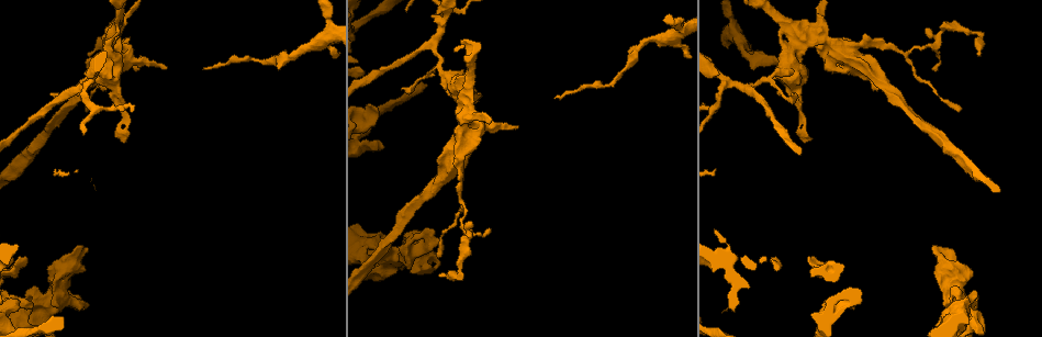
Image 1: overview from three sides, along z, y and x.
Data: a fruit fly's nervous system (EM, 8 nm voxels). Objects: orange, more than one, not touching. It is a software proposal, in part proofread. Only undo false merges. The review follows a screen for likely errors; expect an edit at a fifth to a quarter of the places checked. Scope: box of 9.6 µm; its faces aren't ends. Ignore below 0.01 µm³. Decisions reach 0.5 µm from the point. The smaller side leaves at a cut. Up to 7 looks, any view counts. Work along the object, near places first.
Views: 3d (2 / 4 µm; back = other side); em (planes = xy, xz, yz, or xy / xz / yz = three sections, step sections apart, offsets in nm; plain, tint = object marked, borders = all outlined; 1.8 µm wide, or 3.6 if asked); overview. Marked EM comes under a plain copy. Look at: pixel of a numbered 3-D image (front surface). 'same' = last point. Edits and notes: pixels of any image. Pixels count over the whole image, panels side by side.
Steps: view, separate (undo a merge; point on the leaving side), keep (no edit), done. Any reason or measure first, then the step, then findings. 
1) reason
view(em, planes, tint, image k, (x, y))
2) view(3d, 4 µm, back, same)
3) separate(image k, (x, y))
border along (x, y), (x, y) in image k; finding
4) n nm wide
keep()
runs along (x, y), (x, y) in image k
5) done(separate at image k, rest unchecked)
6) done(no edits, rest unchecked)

looks like a crossing
view(3d, 4 µm, image 1, (110, 34))

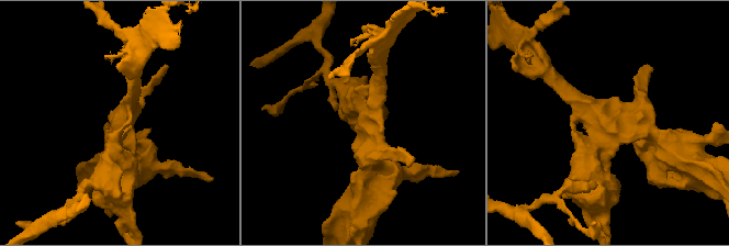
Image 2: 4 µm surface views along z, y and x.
view(em, planes, tint, image 2, (366, 134))

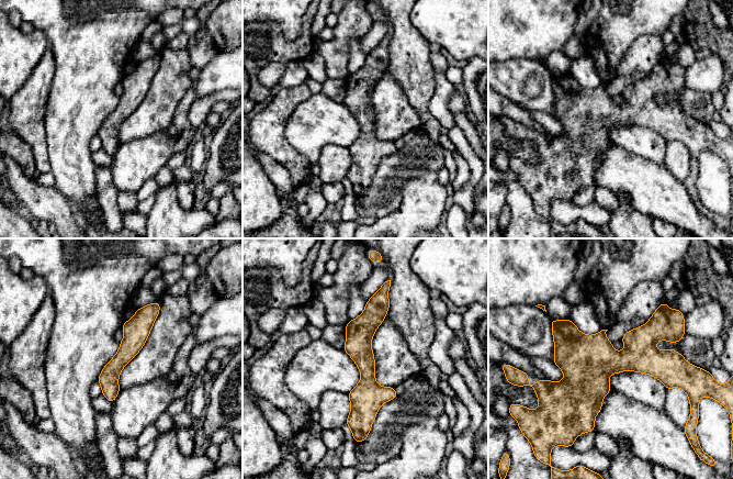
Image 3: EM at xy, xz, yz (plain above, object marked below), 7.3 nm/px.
keep()
runs along (378, 297), (363, 327), (360, 427) in image 3; continuous, no second cell

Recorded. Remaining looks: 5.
view(3d, 2 µm, image 1, (465, 231))

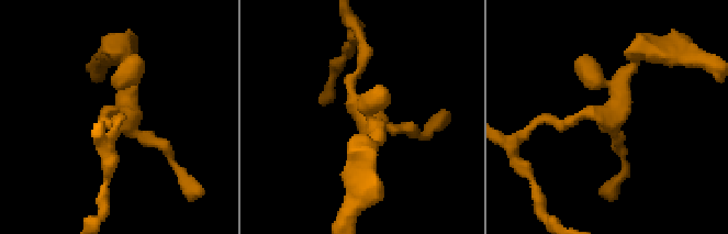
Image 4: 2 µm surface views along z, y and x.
need the tissue
view(em, xy, step 8, tint, image 4, (124, 97))

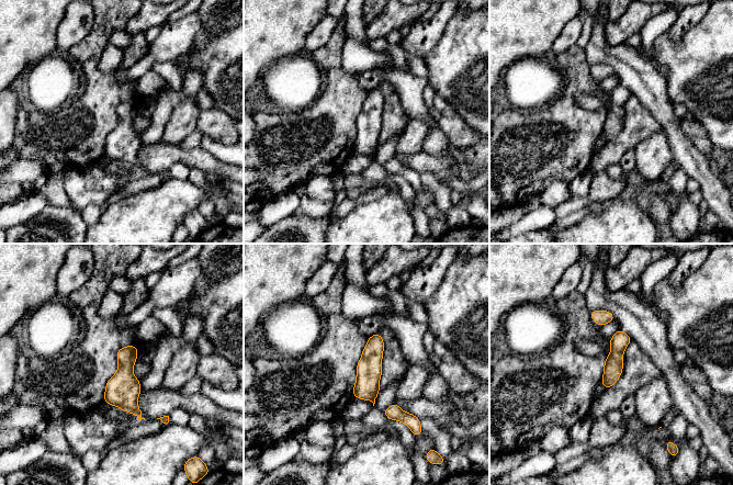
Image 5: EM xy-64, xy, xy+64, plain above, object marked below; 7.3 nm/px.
another direction
view(em, planes, borders, same)

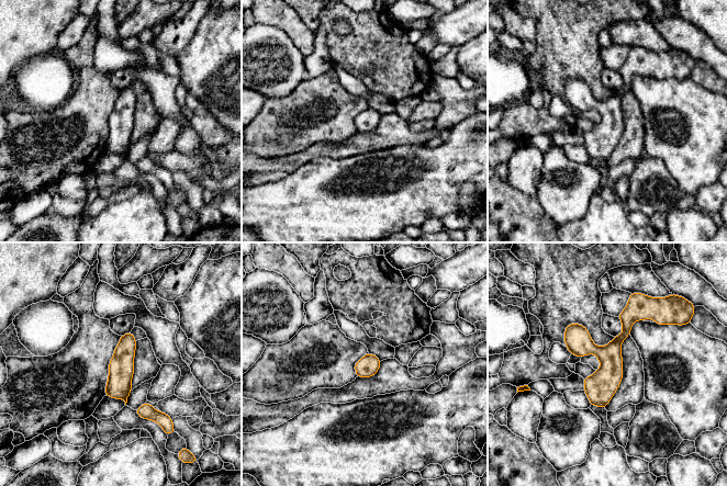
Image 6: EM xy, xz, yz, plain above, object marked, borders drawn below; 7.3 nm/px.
keep()
runs along (634, 304), (594, 403) in image 6; continuous, no second cell

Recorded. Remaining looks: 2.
four-way junction
view(em, yz, step 16, tint, image 1, (396, 259))

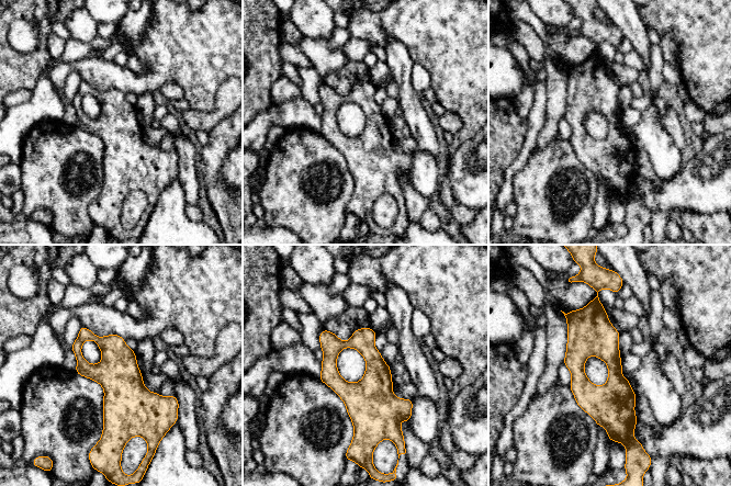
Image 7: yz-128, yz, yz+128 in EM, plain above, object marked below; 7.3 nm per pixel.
view(em, planes, tint, same)

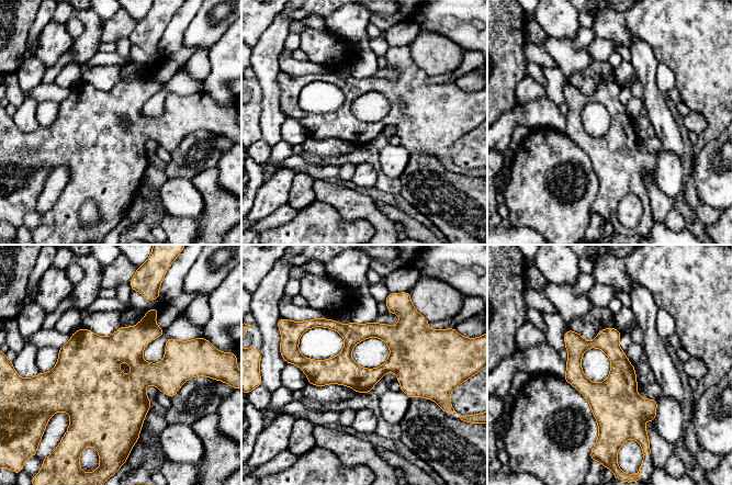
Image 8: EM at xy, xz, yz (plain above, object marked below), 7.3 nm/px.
keep()
runs along (299, 362), (350, 374), (430, 362) in image 8; all the same cell

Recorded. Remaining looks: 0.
done(no edits, rest unchecked)

